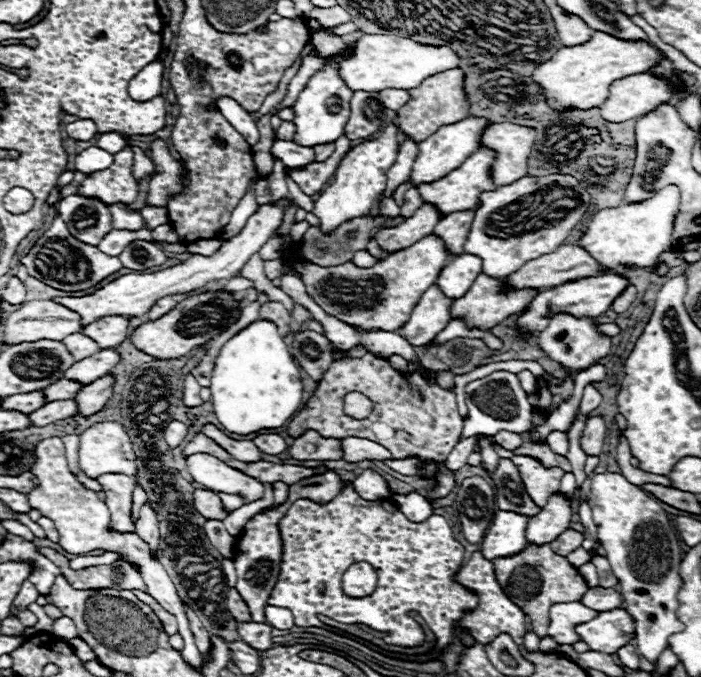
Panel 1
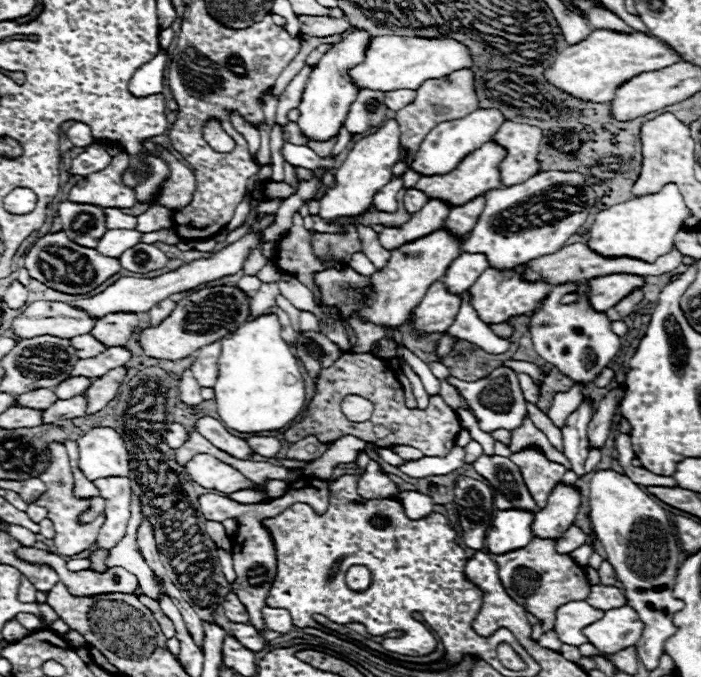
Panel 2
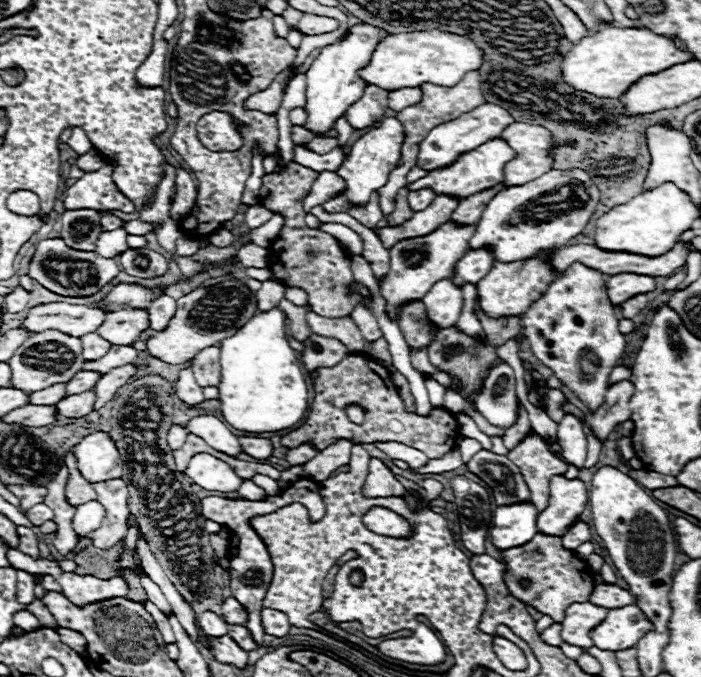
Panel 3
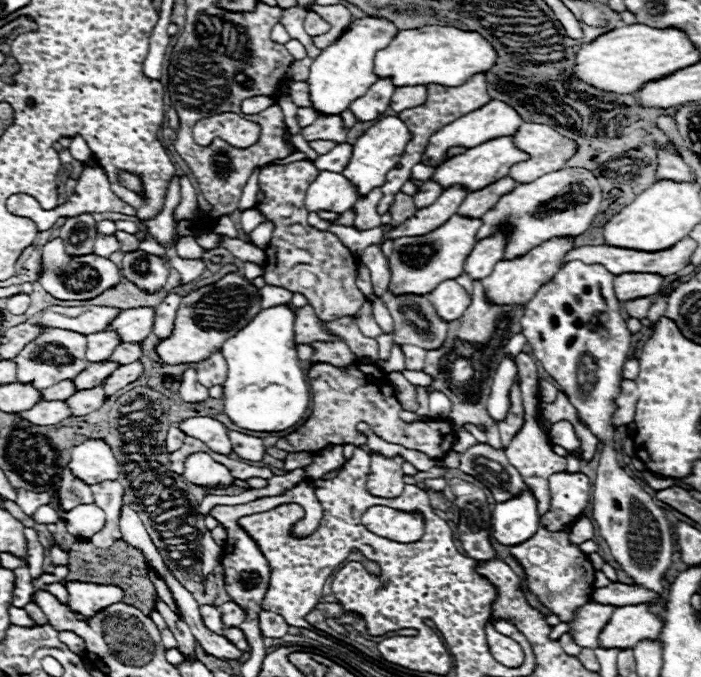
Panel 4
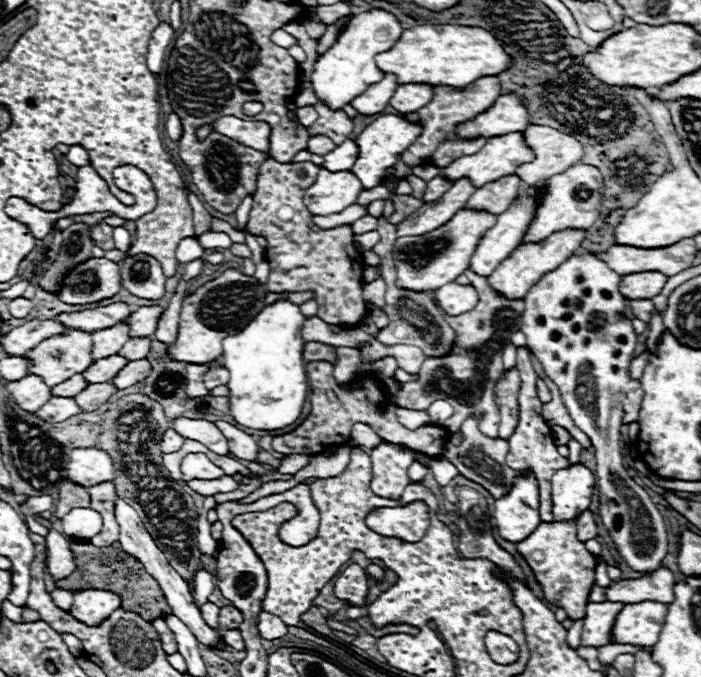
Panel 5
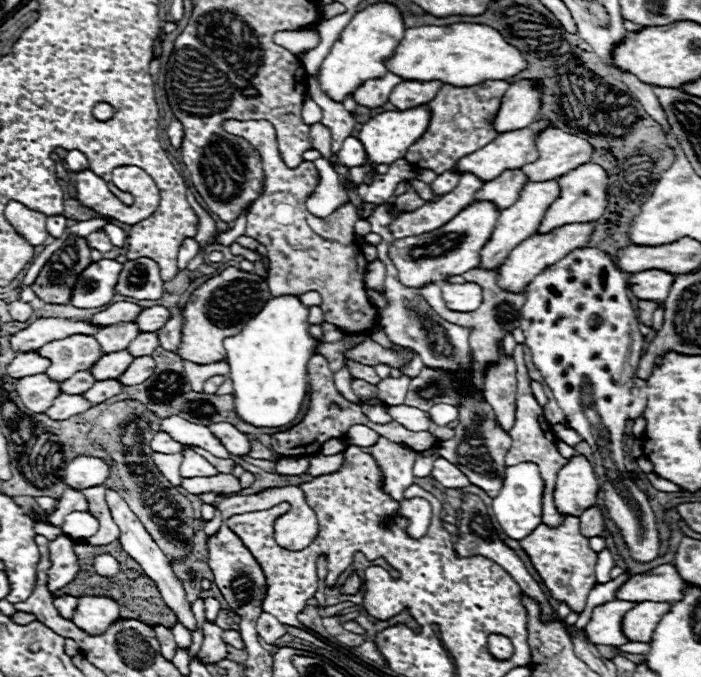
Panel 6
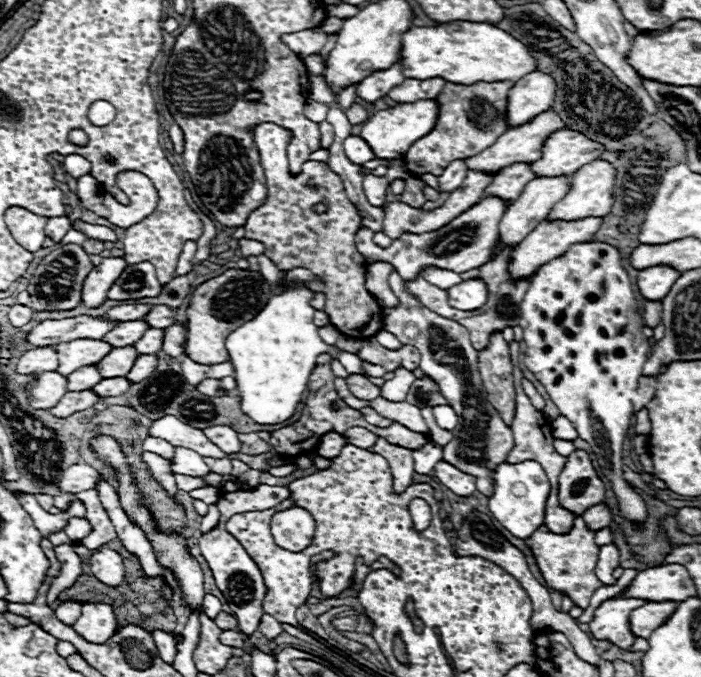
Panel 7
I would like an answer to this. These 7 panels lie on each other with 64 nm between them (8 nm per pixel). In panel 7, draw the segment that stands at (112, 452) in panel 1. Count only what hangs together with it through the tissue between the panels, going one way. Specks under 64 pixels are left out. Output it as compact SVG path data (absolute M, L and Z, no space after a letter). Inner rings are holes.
M72 464L72 466L66 468L66 472L62 472L58 488L62 492L78 494L82 490L94 488L94 484L98 482L98 478L100 478L98 470L94 470L90 464Z

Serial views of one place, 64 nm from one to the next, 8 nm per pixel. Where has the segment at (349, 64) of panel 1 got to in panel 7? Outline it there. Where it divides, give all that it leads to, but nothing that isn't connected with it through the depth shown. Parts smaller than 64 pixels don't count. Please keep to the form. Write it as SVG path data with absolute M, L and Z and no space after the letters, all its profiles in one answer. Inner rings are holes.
M452 20L432 28L410 28L402 38L400 60L406 78L426 80L440 76L454 84L500 80L518 82L518 78L536 70L536 60L530 50L514 36L506 34L498 26L466 20Z

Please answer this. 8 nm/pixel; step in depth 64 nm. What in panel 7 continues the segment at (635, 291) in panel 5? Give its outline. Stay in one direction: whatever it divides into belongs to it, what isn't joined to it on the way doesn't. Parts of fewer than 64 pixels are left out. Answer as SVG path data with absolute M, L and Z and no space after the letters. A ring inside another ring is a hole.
M670 266L646 268L638 276L638 290L648 300L662 300L678 278L680 278L680 272Z

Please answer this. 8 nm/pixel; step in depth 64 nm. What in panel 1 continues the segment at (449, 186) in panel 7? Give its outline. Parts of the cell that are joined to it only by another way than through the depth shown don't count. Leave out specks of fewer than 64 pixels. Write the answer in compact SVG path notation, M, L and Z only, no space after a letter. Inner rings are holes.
M408 188L406 194L404 194L404 202L400 206L400 214L406 216L406 218L410 218L420 206L422 206L422 196L418 194L416 188Z

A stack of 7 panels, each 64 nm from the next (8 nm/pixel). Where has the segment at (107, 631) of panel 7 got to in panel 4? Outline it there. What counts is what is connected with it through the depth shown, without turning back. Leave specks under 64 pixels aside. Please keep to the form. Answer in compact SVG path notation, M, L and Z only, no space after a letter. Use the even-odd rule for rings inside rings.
M68 582L66 584L70 600L68 606L82 614L82 616L94 616L98 610L104 610L106 606L114 602L122 602L124 592L118 586L102 586L102 584L86 584L86 582Z

